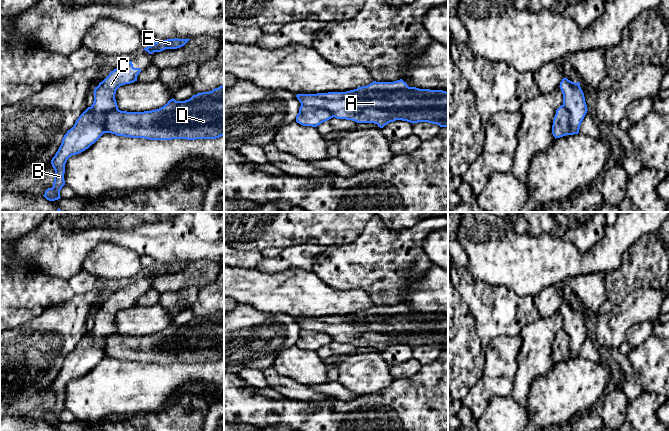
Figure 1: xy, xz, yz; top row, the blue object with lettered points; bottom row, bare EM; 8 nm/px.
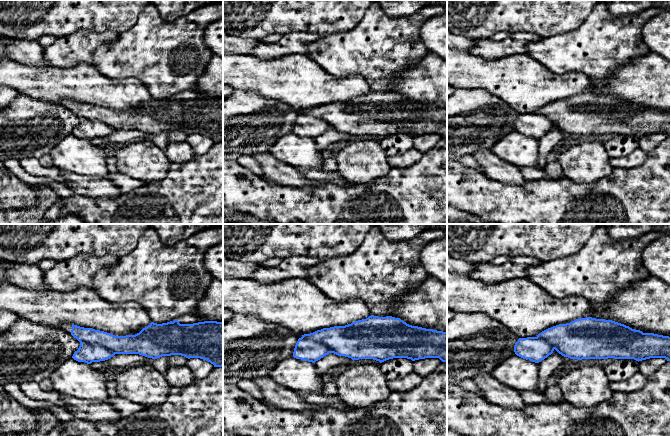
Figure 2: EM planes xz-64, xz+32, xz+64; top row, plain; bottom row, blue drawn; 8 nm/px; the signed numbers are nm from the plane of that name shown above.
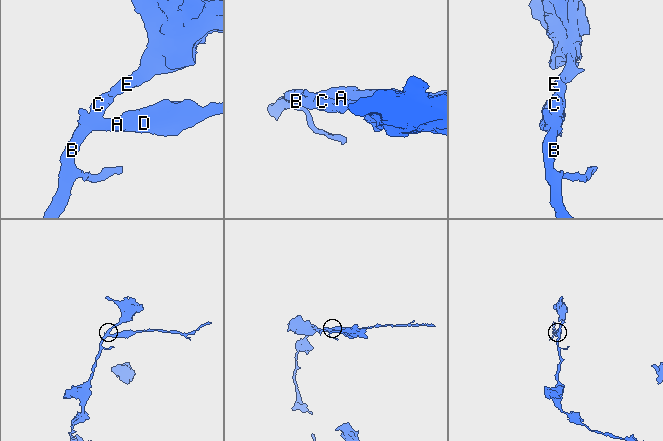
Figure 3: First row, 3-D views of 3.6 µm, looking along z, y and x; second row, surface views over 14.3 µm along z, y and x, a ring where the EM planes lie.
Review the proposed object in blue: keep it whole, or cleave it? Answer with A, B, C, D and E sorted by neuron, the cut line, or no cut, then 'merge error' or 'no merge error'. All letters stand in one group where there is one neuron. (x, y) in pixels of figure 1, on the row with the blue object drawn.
A D / B C E | xz (301, 103), (321, 106), (334, 116) | merge error

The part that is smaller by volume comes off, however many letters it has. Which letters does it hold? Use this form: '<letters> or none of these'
A, D

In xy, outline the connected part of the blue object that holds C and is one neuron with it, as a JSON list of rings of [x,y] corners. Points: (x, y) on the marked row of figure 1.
[[[132,61],[118,66],[94,89],[94,102],[67,131],[62,143],[51,160],[55,170],[53,187],[43,195],[49,201],[60,199],[60,190],[65,185],[65,164],[69,157],[88,149],[105,133],[105,116],[117,110],[116,90],[125,84],[137,81],[140,68],[134,68]]]

